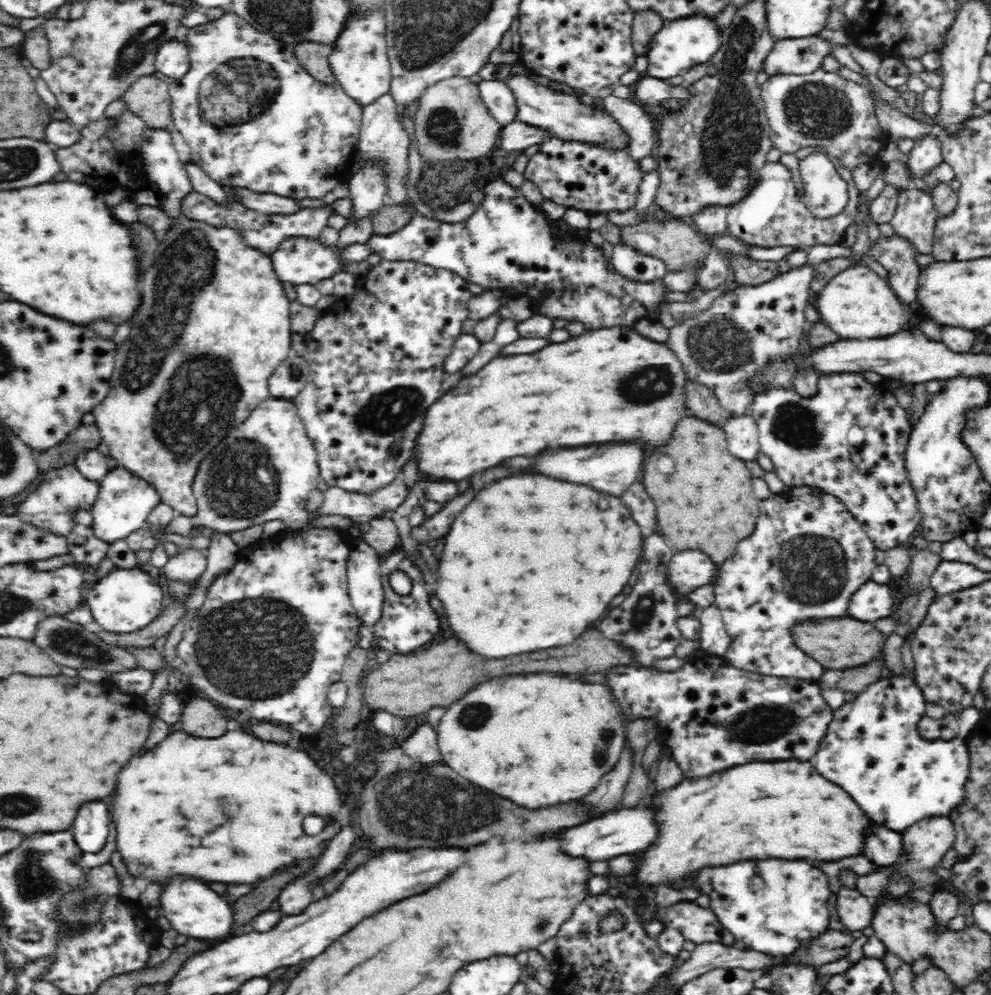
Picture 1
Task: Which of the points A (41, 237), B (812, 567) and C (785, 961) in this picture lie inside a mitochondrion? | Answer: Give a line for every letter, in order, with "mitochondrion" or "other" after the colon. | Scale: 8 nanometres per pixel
A: other
B: mitochondrion
C: other

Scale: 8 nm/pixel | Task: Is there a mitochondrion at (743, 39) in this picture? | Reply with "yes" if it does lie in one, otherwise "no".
yes

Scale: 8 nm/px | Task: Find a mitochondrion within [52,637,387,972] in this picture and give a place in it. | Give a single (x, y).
(81, 906)

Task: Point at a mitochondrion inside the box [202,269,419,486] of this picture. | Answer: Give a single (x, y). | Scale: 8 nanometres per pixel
(293, 372)

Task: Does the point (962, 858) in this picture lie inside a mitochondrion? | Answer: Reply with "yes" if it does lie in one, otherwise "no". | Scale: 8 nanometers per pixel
no

